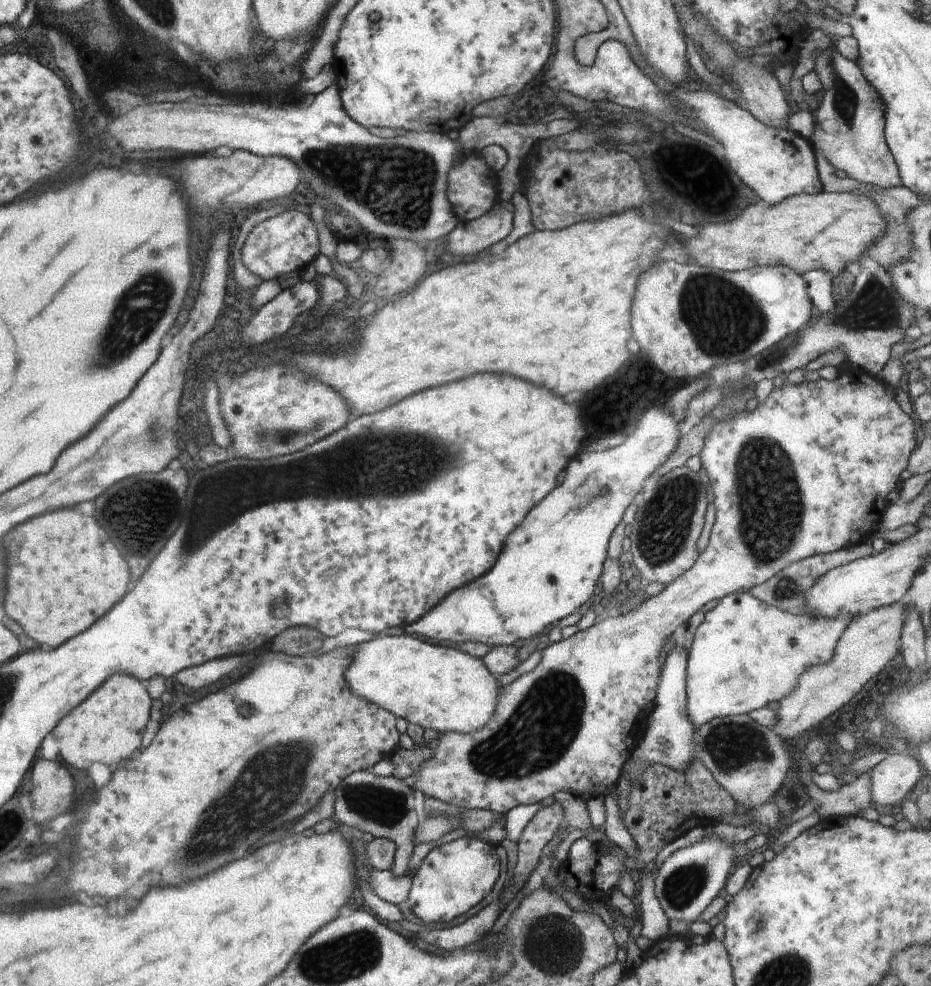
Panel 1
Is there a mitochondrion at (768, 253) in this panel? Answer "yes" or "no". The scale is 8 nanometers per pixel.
no

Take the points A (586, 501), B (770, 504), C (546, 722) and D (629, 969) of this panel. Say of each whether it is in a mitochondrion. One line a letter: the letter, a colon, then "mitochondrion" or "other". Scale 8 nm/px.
A: mitochondrion
B: mitochondrion
C: mitochondrion
D: other

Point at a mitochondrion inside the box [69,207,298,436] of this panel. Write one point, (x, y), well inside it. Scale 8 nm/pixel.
(142, 307)

